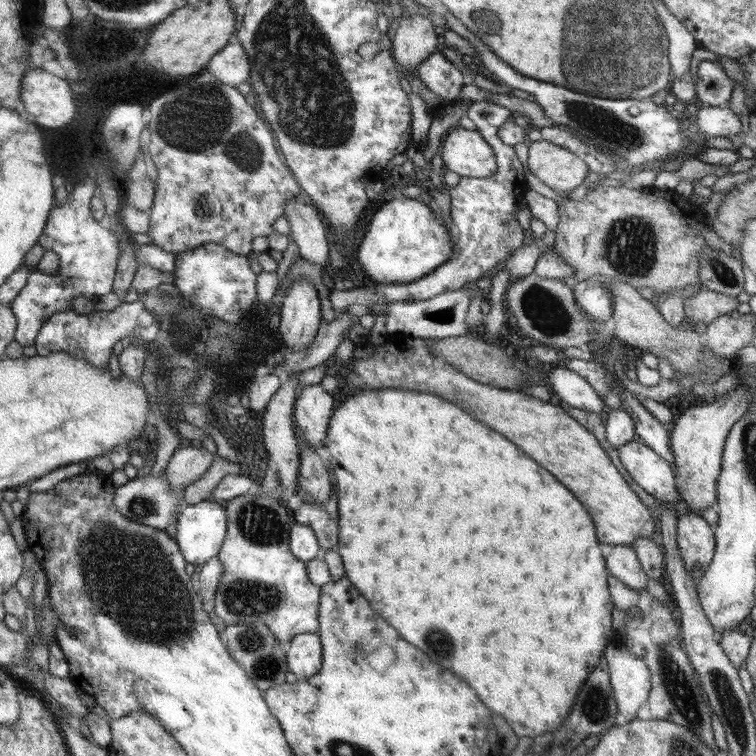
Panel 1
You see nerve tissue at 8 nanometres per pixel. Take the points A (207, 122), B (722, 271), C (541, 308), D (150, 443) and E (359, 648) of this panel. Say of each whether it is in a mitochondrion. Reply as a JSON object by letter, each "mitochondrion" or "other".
{"A":"mitochondrion","B":"mitochondrion","C":"mitochondrion","D":"other","E":"mitochondrion"}

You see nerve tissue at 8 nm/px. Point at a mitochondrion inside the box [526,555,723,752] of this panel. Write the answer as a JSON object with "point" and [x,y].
{"point":[675,686]}

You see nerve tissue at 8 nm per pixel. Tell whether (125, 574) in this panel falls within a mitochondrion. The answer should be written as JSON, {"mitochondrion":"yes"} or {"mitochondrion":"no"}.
{"mitochondrion":"yes"}

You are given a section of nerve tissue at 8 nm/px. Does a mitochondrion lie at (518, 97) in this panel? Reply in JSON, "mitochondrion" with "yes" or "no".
{"mitochondrion":"no"}

